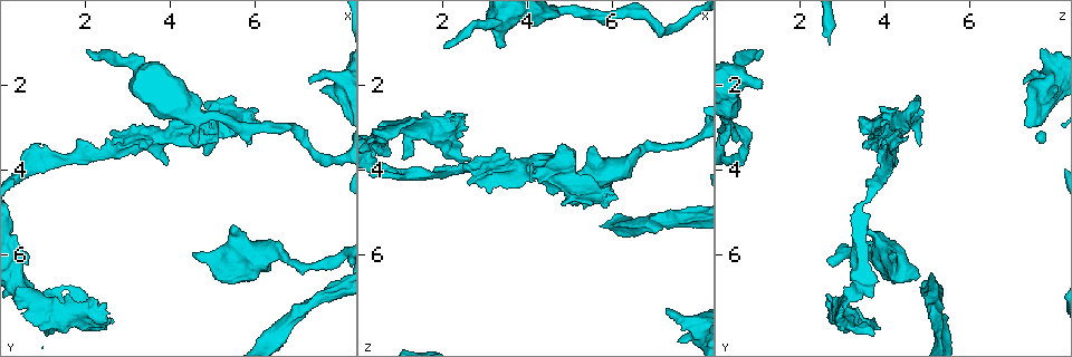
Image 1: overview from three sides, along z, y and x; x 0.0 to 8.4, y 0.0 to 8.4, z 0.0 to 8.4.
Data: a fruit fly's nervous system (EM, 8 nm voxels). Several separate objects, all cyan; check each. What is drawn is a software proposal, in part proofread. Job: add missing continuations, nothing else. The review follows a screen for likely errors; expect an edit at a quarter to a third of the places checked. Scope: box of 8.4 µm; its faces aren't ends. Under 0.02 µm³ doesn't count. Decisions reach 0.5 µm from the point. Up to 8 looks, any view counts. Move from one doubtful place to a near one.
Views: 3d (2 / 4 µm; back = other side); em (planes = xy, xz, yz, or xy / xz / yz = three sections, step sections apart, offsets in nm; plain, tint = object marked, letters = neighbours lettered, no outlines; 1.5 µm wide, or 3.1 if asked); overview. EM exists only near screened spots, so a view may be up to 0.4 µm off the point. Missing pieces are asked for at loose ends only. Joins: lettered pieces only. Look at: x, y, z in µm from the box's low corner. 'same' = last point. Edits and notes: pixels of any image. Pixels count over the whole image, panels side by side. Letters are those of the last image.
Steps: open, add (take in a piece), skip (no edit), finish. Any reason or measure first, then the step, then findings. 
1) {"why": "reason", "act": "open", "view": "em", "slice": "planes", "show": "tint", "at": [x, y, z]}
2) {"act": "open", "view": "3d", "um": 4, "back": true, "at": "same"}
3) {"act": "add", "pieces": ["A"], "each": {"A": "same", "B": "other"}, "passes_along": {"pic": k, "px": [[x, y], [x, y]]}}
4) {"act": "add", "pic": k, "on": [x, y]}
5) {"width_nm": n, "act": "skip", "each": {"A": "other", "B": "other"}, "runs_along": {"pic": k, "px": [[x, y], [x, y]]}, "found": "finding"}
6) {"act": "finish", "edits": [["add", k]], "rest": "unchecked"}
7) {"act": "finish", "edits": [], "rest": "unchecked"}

{"why": "branch stops here", "act": "open", "view": "em", "slice": "planes", "show": "letters", "at": [7.30, 1.90, 7.20]}

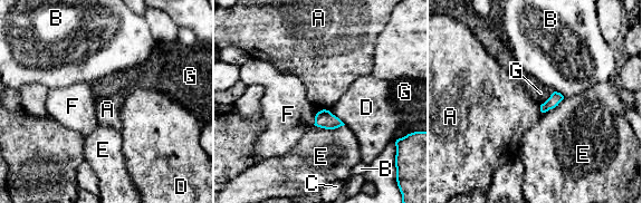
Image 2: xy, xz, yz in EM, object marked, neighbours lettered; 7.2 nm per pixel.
{"act": "skip", "each": {"A": "other", "B": "other", "C": "other", "D": "other", "E": "other", "F": "other", "G": "other"}, "border": {"pic": 2, "px": [[539, 105], [542, 112]]}, "found": "none of them fits"}

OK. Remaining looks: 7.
{"why": "tapers out", "act": "open", "view": "3d", "um": 2, "at": [0.85, 3.40, 4.05]}

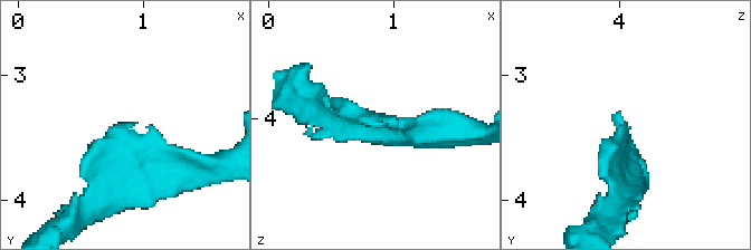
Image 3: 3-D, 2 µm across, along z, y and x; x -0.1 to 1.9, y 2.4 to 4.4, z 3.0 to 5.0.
{"act": "open", "view": "em", "slice": "planes", "show": "tint", "at": [0.86, 3.38, 4.06]}

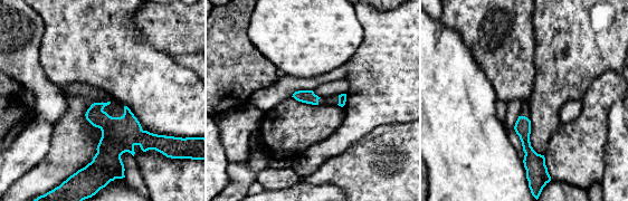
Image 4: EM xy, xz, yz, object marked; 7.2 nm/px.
{"act": "open", "view": "em", "slice": "planes", "show": "letters", "at": "same"}

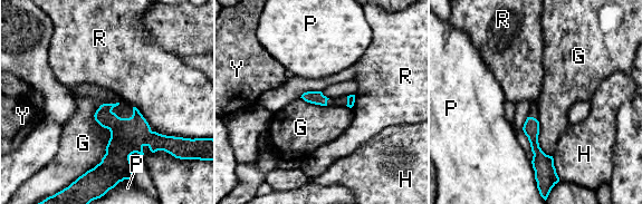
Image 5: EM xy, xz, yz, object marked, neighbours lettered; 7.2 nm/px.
{"width_nm": 100, "act": "skip", "each": {"G": "other", "H": "other", "P": "other", "R": "other", "Y": "other"}, "border": {"pic": 5, "px": [[103, 104], [105, 154], [79, 176]]}, "found": "no lettered piece goes on from it"}

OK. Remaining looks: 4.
{"why": "an open end", "act": "open", "view": "3d", "um": 4, "at": [5.05, 6.45, 4.80]}

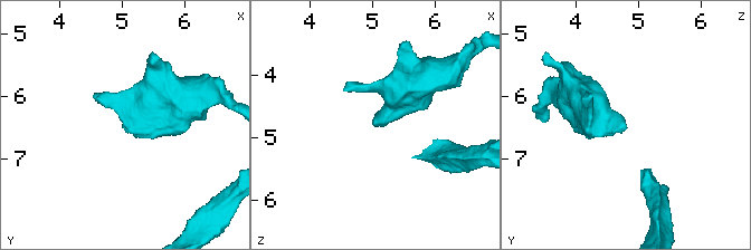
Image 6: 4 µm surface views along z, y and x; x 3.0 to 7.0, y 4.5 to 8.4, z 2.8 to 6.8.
{"why": "shape alone is not enough", "act": "open", "view": "em", "slice": "yz", "step": 8, "show": "tint", "at": [5.05, 6.50, 4.85]}

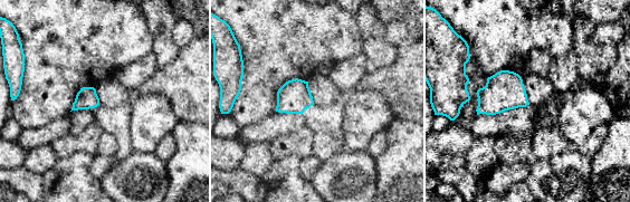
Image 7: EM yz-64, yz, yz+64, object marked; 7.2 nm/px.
{"act": "open", "view": "em", "slice": "yz", "step": 8, "show": "letters", "at": "same"}

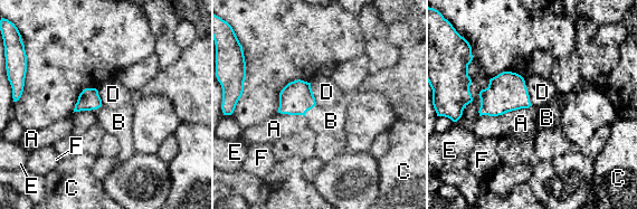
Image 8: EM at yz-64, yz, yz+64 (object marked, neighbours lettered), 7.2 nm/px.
{"act": "add", "pieces": ["B"], "each": {"A": "other", "B": "same", "C": "other", "D": "other", "E": "other", "F": "other"}, "found": "the cell continues"}

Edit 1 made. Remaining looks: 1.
{"act": "finish", "edits": [["add", 8]], "rest": "unchecked"}

